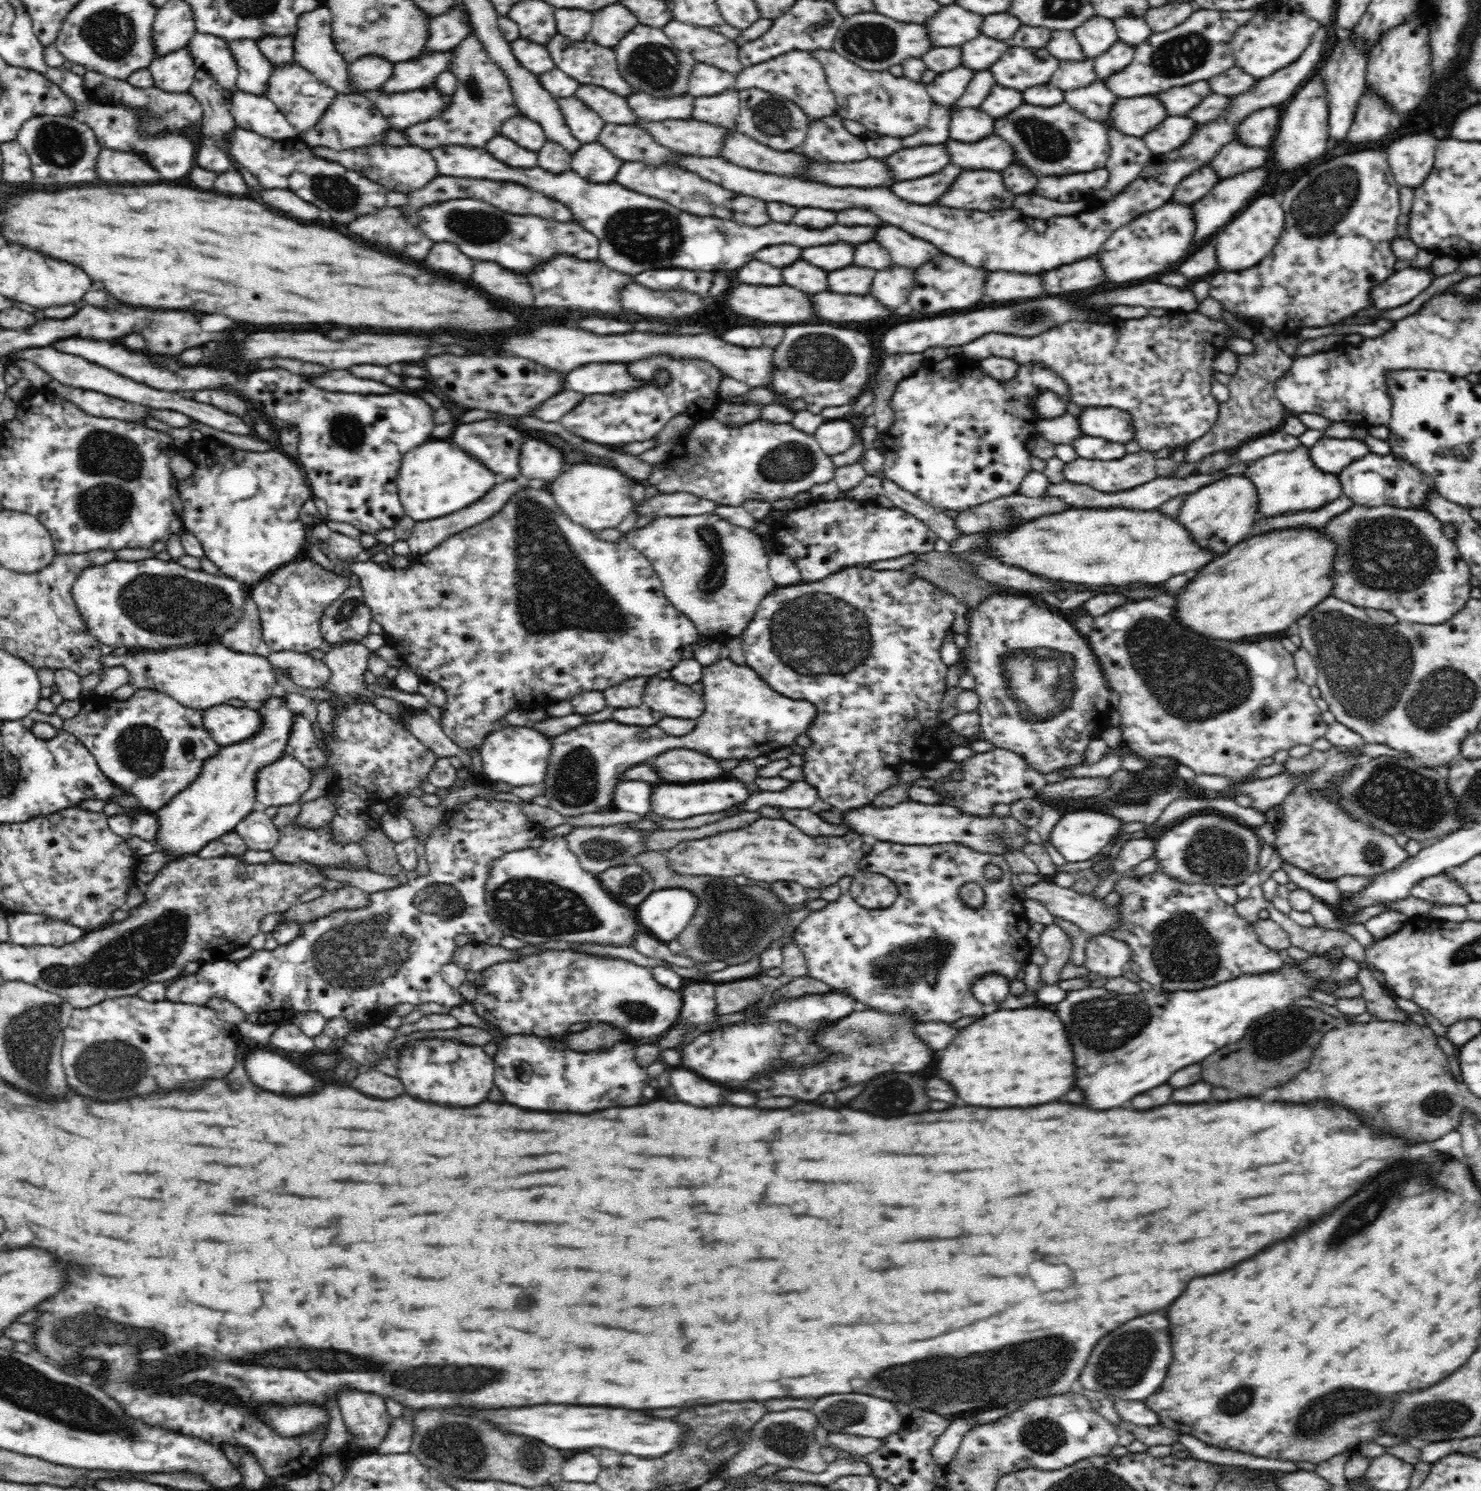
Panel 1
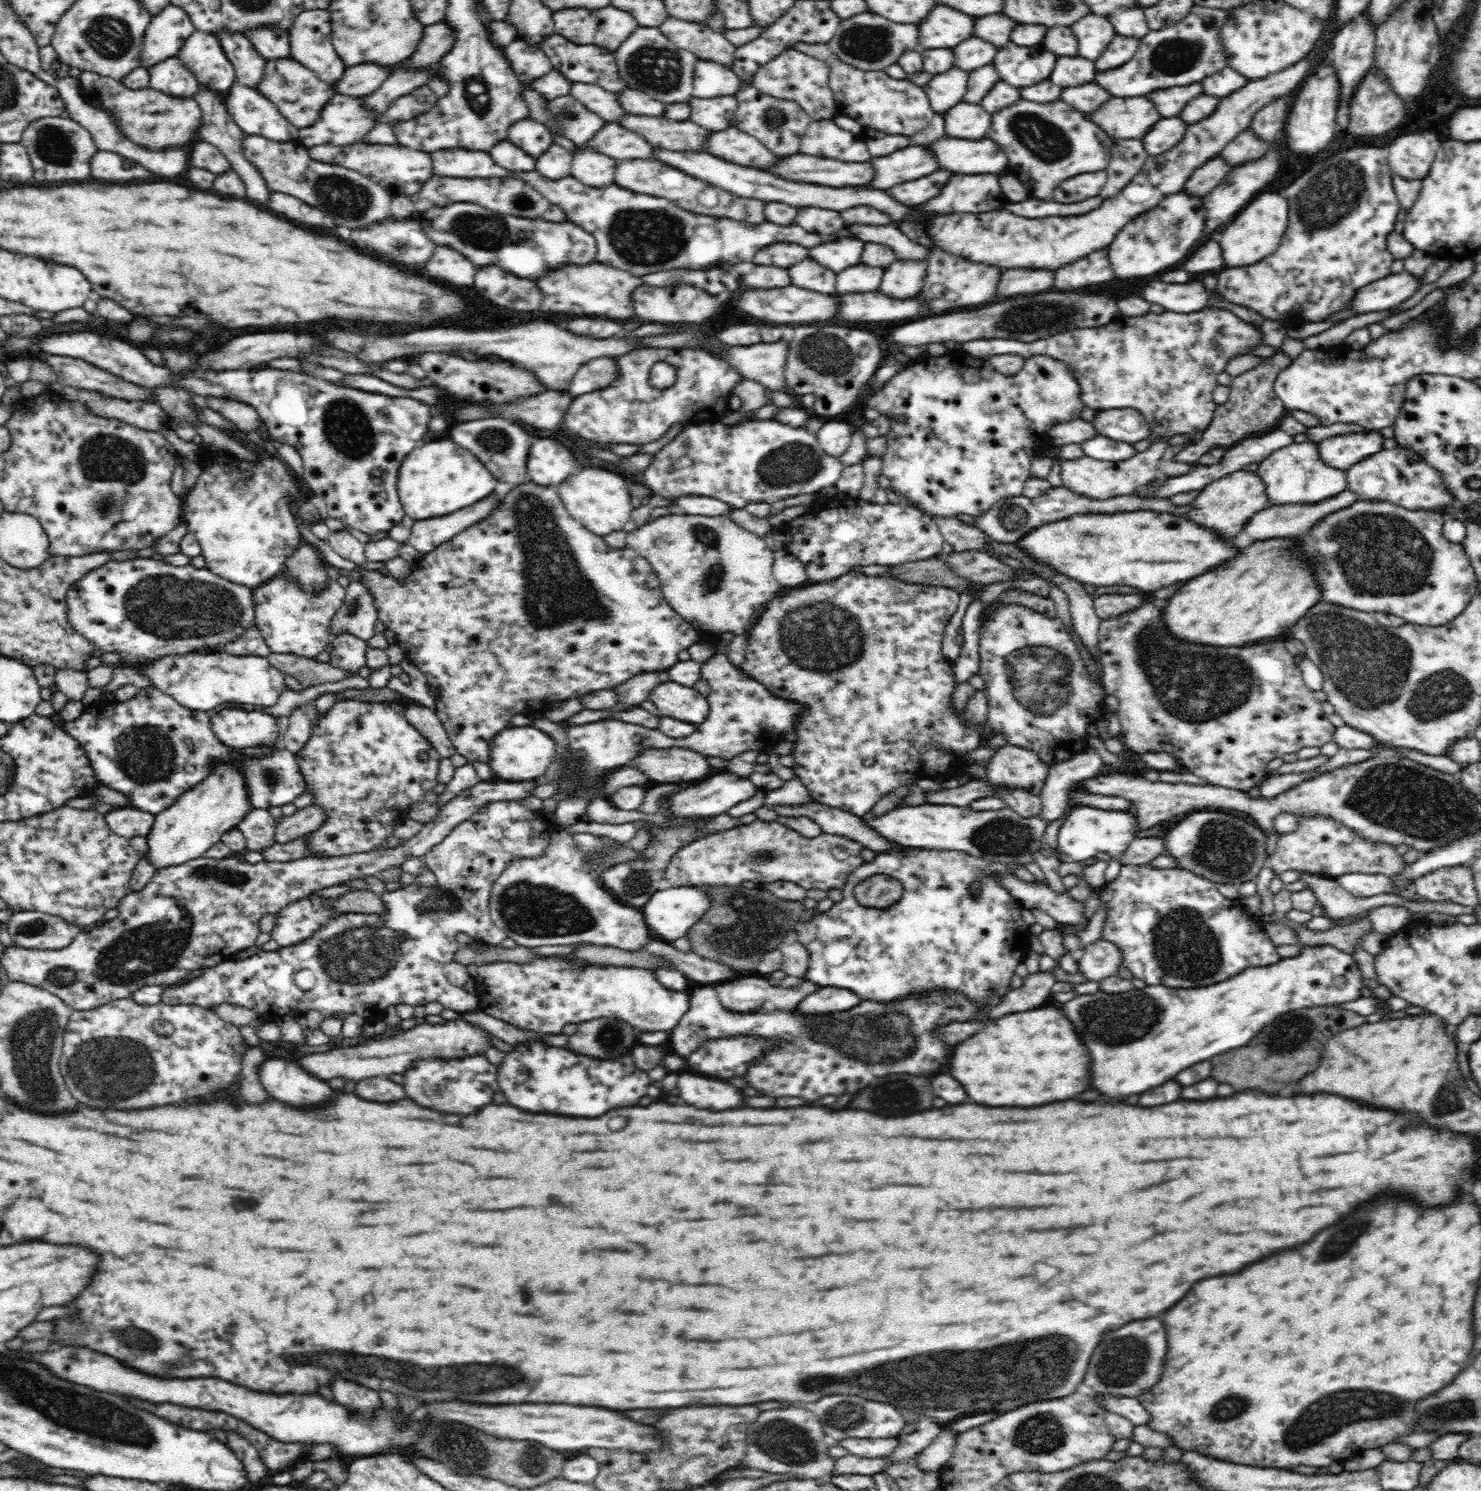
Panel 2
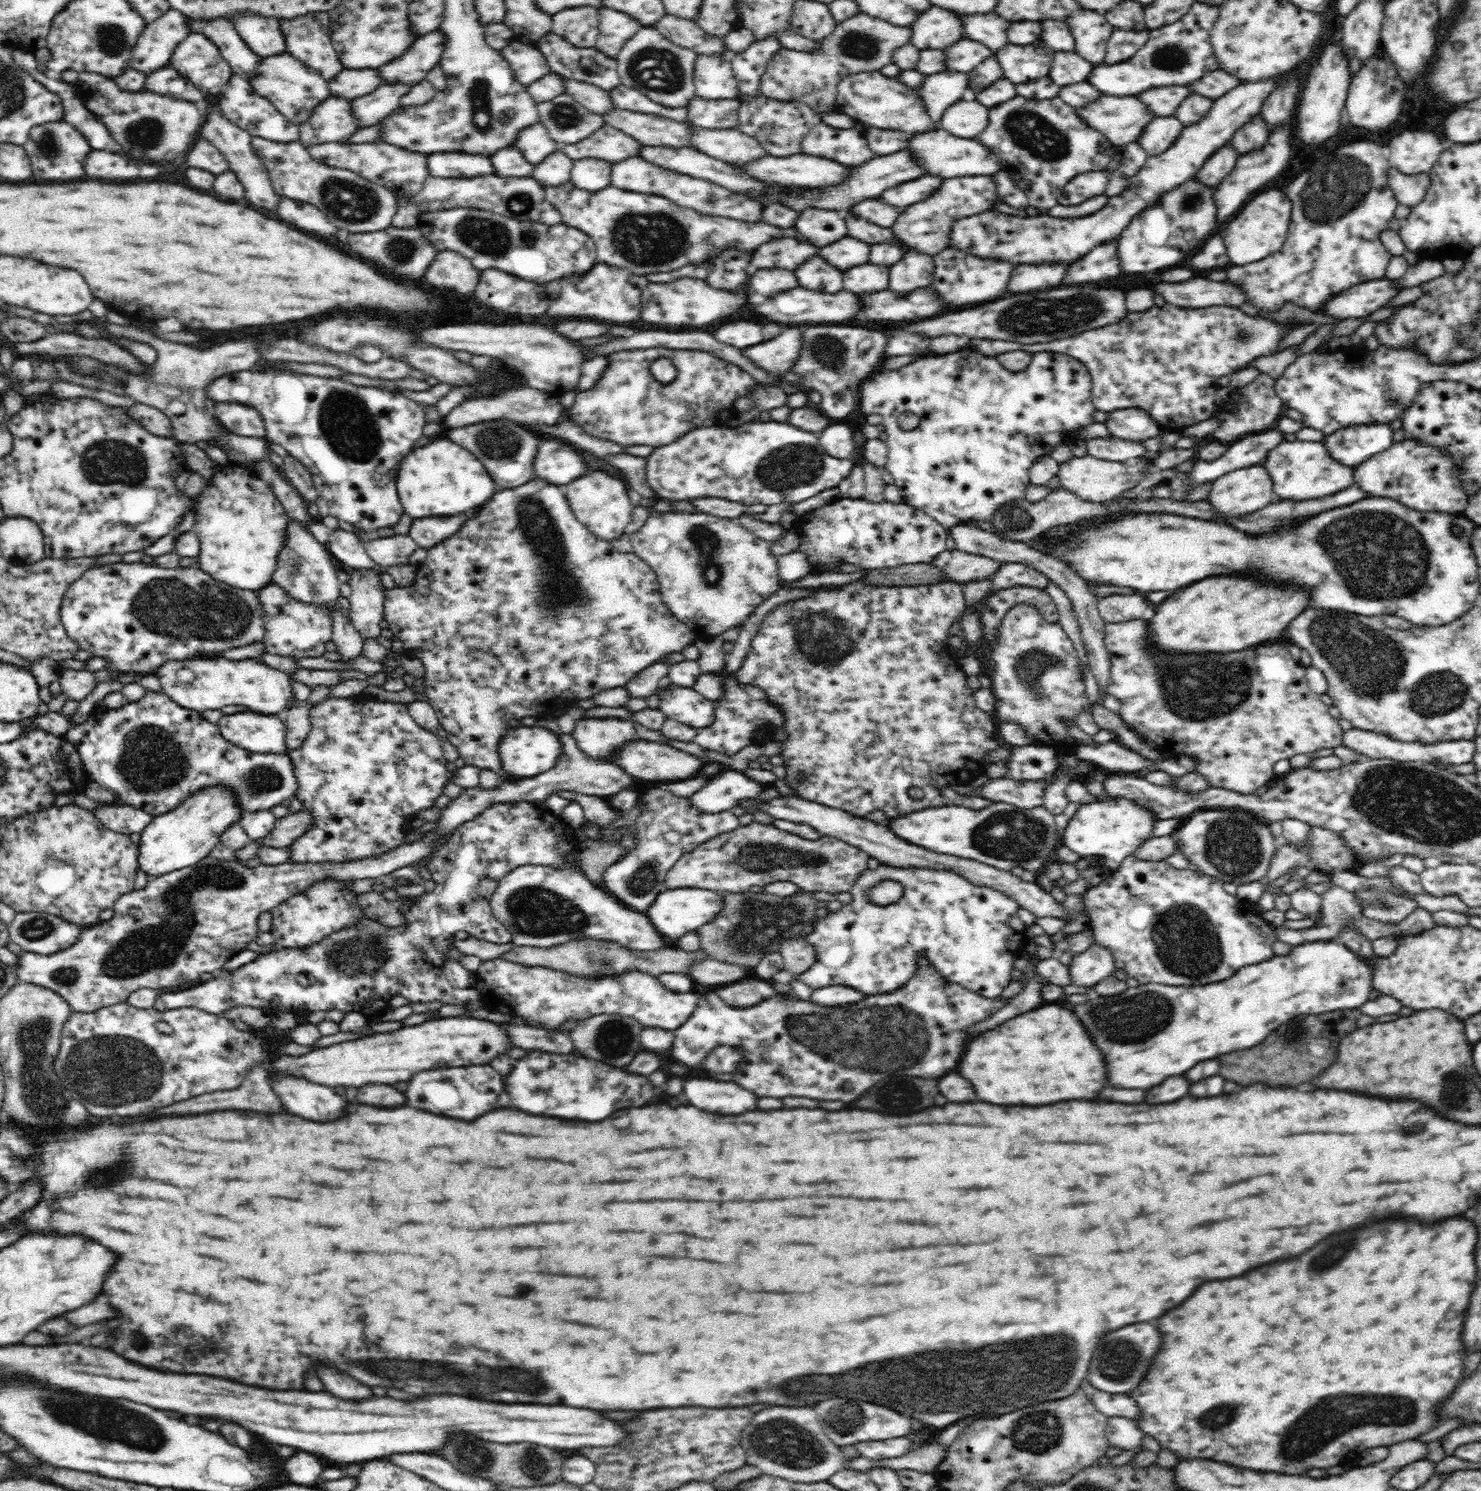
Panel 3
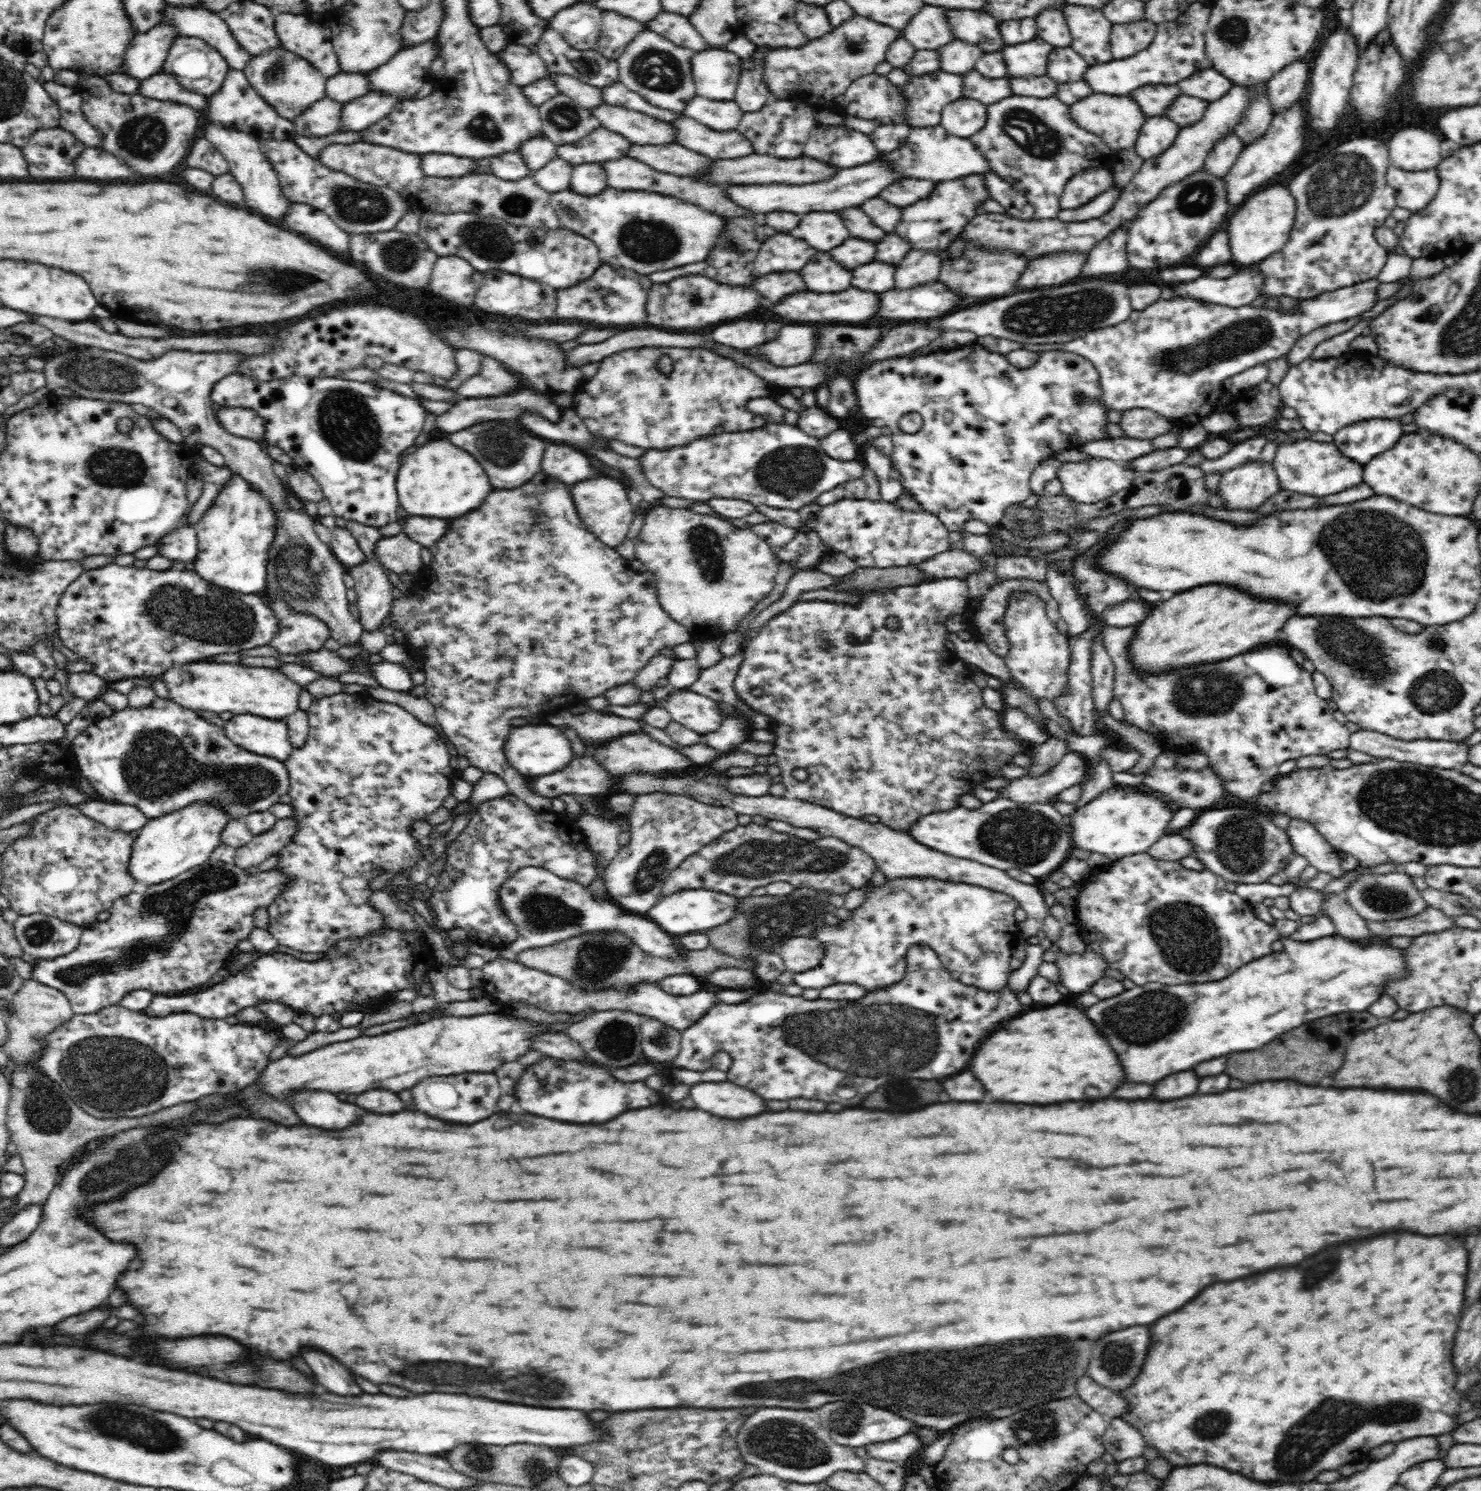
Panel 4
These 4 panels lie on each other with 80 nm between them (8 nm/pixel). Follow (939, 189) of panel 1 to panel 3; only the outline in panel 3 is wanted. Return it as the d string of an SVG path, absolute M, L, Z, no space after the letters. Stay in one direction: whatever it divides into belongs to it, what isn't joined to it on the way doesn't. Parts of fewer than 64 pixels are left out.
M922 176L918 180L910 180L910 182L902 182L894 188L884 190L882 198L892 204L892 206L910 206L916 204L918 200L922 200L924 196L928 196L934 188L940 188L940 178L932 178L932 176Z

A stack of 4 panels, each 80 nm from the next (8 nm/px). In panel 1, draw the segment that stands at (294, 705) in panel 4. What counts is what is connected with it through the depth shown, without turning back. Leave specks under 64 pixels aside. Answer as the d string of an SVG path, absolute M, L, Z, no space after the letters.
M220 641L164 649L159 653L136 651L122 656L103 655L100 665L105 668L125 666L136 689L158 690L175 698L180 705L204 712L229 700L239 705L261 705L279 692L274 667L267 657L234 652Z

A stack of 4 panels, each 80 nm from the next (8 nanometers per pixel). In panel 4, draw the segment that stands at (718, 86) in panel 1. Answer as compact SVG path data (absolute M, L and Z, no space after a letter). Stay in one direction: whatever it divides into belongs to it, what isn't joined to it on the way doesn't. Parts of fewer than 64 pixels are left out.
M726 48L695 51L691 73L696 95L717 101L734 101L740 84L740 58Z

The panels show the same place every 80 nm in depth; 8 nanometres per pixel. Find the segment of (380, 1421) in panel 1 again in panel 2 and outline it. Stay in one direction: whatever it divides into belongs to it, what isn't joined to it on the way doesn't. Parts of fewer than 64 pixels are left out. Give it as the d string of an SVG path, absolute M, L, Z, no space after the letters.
M336 1378L336 1382L332 1382L330 1388L332 1388L332 1394L334 1394L336 1402L344 1404L352 1412L370 1414L370 1412L374 1412L374 1408L382 1404L378 1392L368 1390L366 1386L358 1386L354 1382L342 1380L342 1378Z

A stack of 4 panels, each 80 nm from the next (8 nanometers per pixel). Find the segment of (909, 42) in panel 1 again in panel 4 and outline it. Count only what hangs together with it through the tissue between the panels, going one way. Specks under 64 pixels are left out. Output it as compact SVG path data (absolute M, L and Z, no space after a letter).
M855 15L839 27L833 27L830 34L806 42L802 48L774 47L766 52L763 81L777 99L801 101L820 109L840 98L854 80L874 73L876 64L885 60L890 42L902 36L902 32Z

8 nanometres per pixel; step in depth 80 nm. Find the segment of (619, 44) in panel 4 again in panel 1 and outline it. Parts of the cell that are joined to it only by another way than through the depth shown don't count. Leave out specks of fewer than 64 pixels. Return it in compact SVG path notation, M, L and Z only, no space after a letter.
M622 4L606 6L598 12L594 12L592 22L592 41L600 46L616 46L621 38L624 38L636 26L636 18L630 10L626 10Z

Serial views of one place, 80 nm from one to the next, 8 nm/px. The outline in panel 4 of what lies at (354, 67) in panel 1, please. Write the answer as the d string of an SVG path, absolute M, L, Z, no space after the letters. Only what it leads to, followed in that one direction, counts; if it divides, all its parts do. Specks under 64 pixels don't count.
M340 72L325 82L326 96L338 103L349 103L369 93L369 81L364 74Z

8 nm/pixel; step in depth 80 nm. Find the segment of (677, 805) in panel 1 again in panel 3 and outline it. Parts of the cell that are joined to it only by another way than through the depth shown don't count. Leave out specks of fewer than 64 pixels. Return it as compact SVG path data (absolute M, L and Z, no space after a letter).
M720 772L716 778L708 779L706 786L695 792L689 800L702 812L724 812L728 808L736 807L740 800L756 799L760 792L766 788L744 773Z

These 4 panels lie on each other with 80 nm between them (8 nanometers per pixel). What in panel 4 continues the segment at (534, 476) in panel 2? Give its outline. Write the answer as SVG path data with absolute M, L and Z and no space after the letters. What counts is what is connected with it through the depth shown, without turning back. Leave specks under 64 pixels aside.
M548 446L541 470L566 484L576 484L594 476L590 460L570 446Z

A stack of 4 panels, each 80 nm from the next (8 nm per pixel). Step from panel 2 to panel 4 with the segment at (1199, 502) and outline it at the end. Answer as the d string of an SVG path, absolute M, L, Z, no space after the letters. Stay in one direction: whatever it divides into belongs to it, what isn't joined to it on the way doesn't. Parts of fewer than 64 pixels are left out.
M1269 454L1223 473L1218 490L1231 510L1253 510L1277 494L1280 482Z

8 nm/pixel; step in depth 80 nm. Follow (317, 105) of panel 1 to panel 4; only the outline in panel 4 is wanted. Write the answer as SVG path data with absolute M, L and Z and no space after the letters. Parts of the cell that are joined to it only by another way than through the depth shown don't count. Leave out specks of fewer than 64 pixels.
M276 46L258 56L251 57L244 66L244 74L250 86L282 117L294 120L308 106L326 97L326 77L305 58Z

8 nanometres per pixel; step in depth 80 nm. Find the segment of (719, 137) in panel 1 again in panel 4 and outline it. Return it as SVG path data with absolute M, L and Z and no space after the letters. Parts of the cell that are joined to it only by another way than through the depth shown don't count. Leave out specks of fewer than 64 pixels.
M606 103L590 108L592 115L600 120L600 126L622 134L624 138L628 139L634 144L668 144L674 140L674 128L666 121L654 118L653 116L636 112L635 110L628 110L624 107L612 106Z

